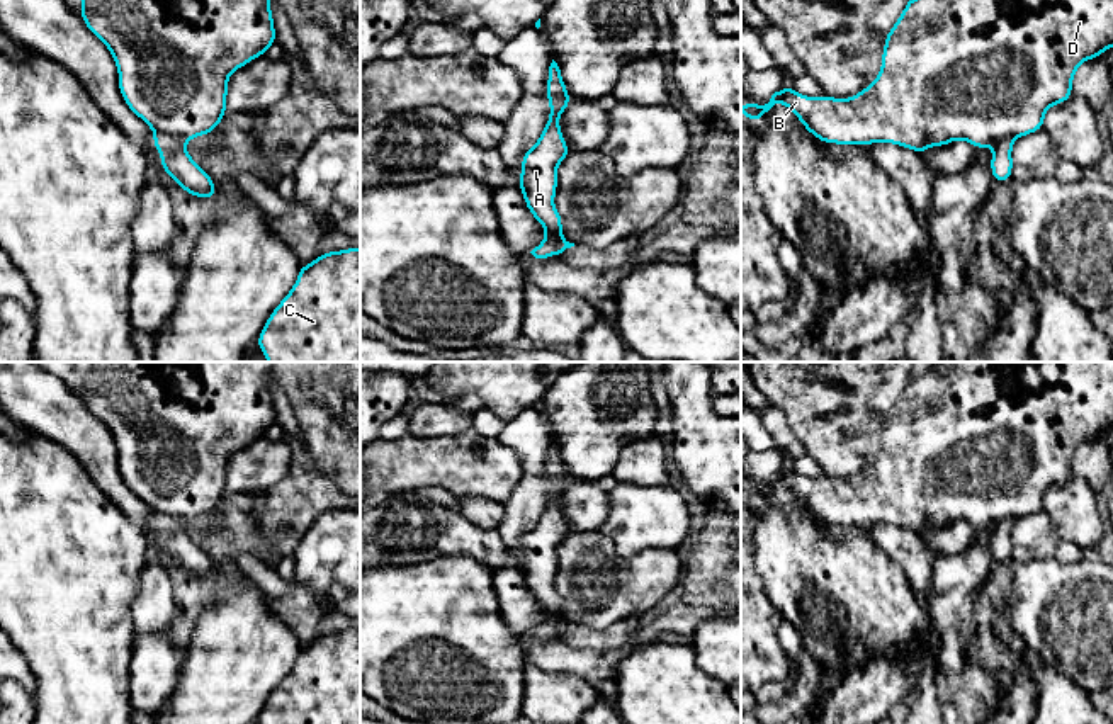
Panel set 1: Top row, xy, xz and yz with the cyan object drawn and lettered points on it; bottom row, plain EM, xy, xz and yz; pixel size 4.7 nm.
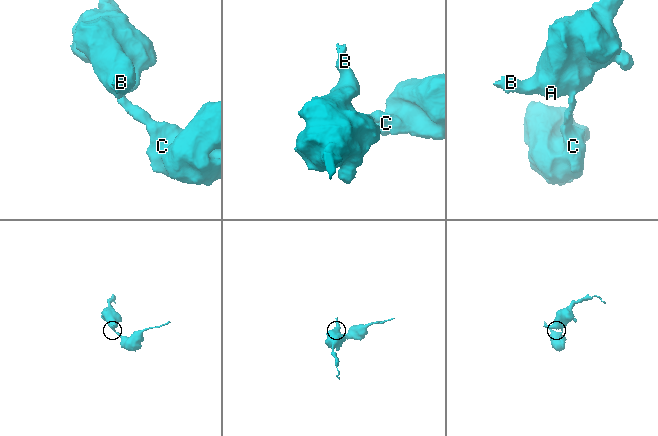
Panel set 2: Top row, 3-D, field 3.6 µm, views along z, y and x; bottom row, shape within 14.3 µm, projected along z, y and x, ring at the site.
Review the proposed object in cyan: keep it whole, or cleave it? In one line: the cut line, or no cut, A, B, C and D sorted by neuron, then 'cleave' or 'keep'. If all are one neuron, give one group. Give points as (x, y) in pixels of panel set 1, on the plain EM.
xy (155, 512), (179, 517), (184, 522) | A B D / C | cleave

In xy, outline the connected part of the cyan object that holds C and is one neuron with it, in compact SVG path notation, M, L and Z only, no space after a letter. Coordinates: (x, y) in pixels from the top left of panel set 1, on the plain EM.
M360 629L326 632L299 649L297 661L270 693L257 724L360 724Z

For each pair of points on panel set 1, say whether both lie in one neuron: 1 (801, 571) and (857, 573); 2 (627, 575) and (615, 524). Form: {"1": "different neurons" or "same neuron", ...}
{"1": "same neuron", "2": "different neurons"}

